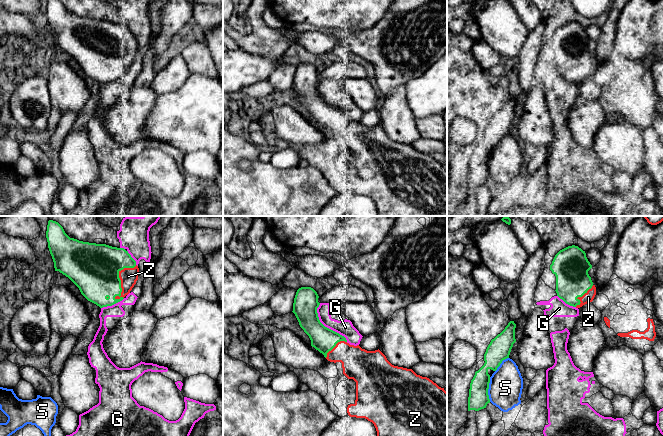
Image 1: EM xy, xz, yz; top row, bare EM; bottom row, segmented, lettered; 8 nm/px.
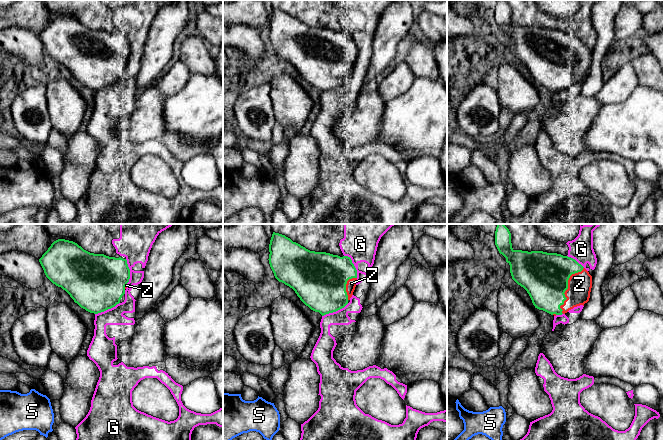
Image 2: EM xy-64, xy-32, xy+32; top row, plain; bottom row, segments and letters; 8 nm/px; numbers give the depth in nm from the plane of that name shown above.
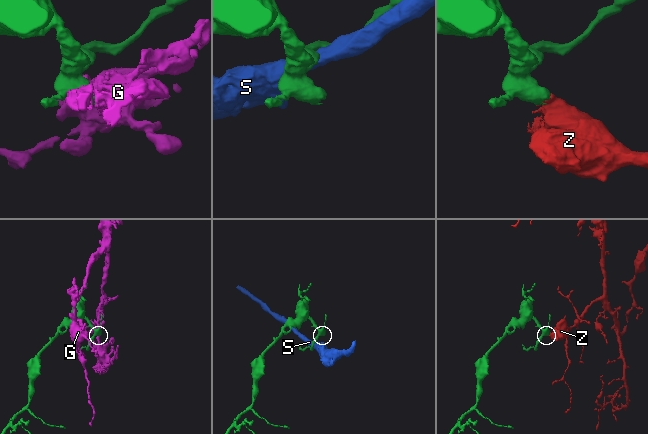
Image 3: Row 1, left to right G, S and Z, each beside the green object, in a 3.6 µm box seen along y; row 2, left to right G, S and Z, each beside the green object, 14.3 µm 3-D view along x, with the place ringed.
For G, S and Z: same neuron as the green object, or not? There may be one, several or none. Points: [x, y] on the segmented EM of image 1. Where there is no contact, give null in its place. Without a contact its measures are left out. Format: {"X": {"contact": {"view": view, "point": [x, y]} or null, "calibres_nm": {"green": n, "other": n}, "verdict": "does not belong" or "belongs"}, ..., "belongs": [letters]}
{"G": {"contact": {"view": "xz", "point": [324, 326]}, "calibres_nm": {"green": 200, "other": 130}, "verdict": "does not belong"}, "S": {"contact": {"view": "yz", "point": [488, 388]}, "calibres_nm": {"green": 160, "other": 280}, "verdict": "does not belong"}, "Z": {"contact": {"view": "xy", "point": [119, 278]}, "calibres_nm": {"green": 400, "other": 140}, "verdict": "belongs"}, "belongs": ["Z"]}

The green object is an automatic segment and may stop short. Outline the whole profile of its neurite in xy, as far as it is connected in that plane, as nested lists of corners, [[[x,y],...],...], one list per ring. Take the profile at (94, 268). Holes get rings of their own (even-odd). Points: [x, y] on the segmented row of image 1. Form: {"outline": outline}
{"outline": [[[53,220],[48,221],[46,238],[55,271],[68,277],[88,301],[100,308],[122,301],[138,280],[139,268],[136,261],[124,248],[70,238],[63,227]]]}

